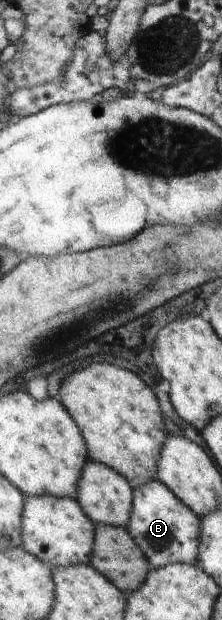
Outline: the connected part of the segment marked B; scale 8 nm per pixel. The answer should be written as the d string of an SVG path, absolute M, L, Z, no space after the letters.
M150 480L144 486L132 489L132 510L130 522L125 529L132 536L136 546L142 550L152 568L181 562L198 565L198 540L200 540L200 517L192 512L160 480Z

